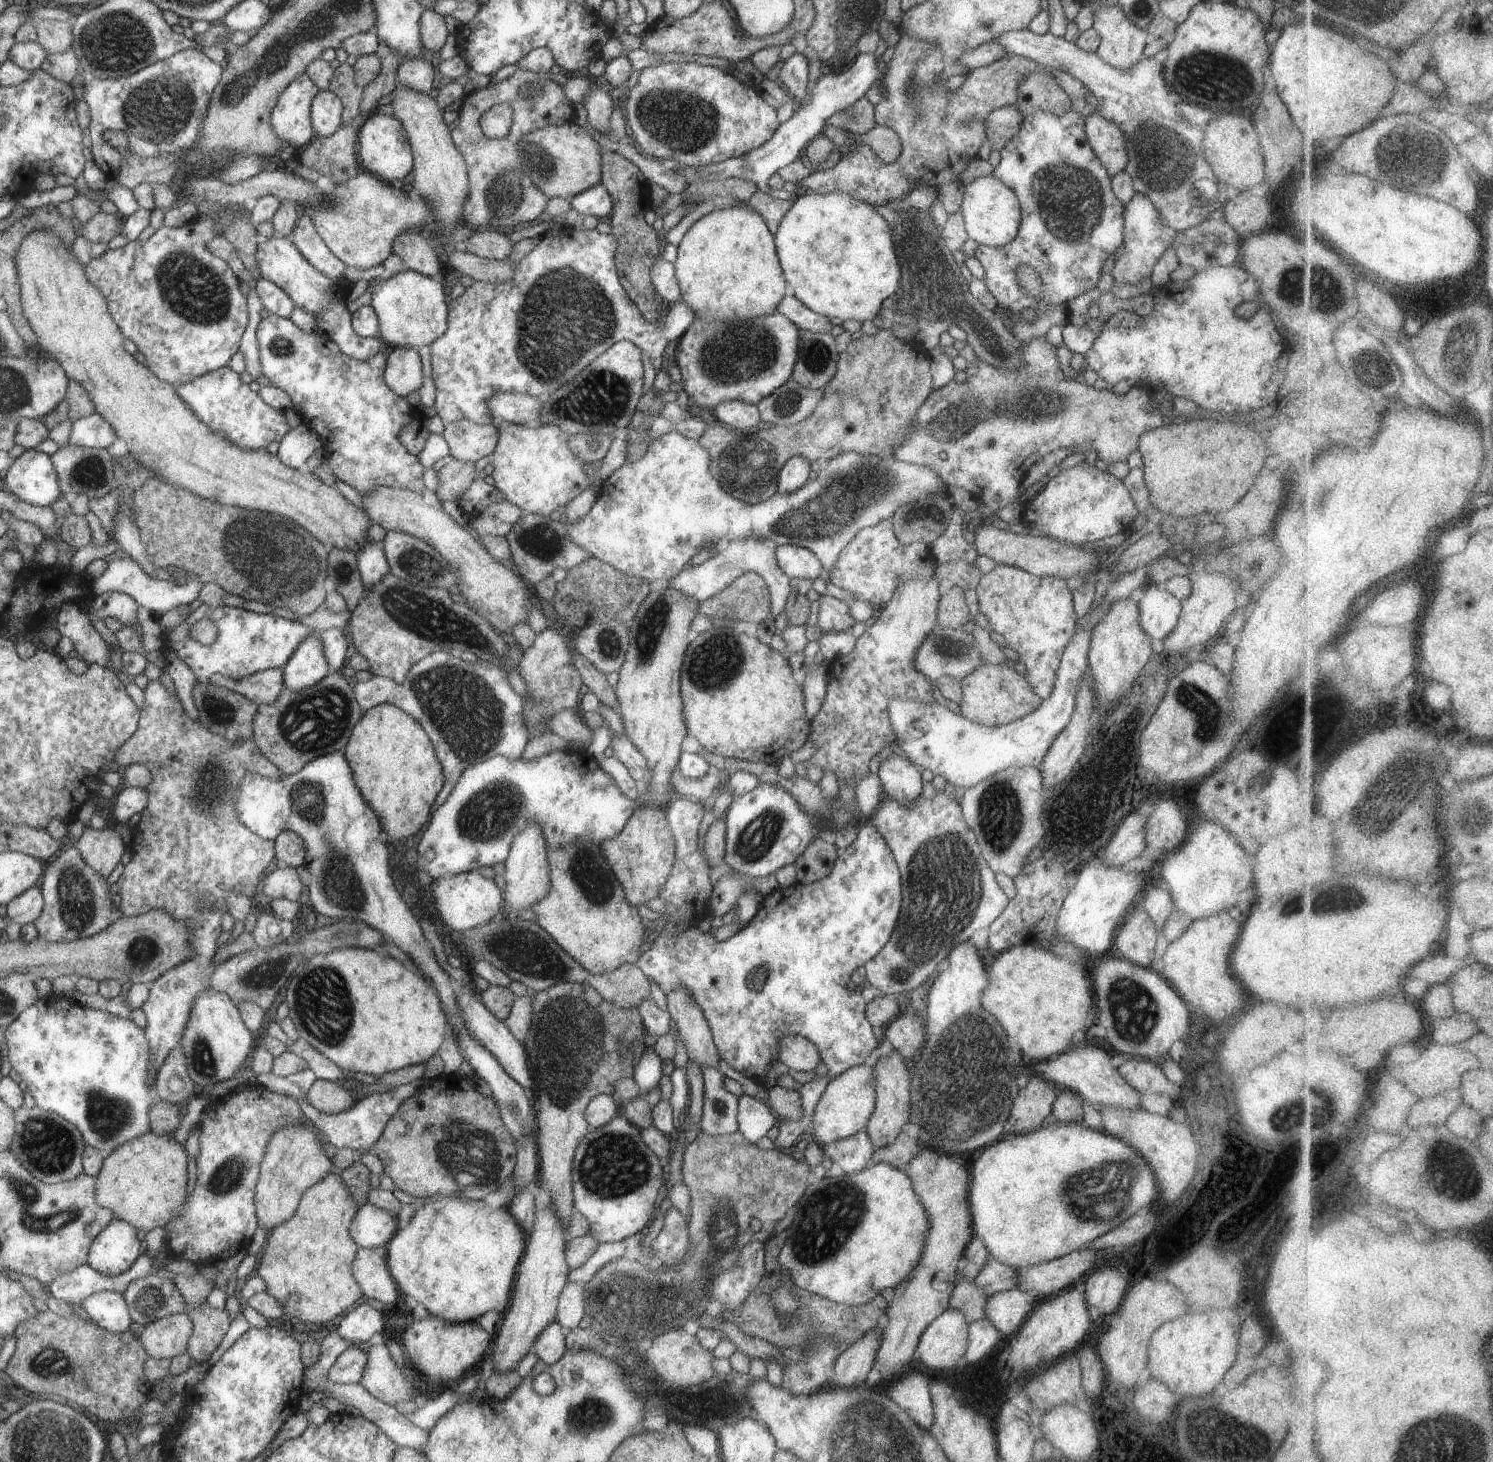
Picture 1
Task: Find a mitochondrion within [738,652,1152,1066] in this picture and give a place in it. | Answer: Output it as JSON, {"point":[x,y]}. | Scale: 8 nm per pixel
{"point":[945,887]}

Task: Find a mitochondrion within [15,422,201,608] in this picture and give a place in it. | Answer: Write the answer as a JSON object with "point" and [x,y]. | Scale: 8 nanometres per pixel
{"point":[90,472]}

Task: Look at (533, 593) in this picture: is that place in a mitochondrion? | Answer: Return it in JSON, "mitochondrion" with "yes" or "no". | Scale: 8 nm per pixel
{"mitochondrion":"no"}

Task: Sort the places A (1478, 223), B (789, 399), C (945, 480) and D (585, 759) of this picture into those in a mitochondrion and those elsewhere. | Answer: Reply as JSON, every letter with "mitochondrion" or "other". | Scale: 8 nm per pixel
{"A":"other","B":"mitochondrion","C":"other","D":"other"}

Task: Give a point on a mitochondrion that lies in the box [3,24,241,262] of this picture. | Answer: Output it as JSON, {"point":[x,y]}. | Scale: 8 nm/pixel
{"point":[159,112]}

